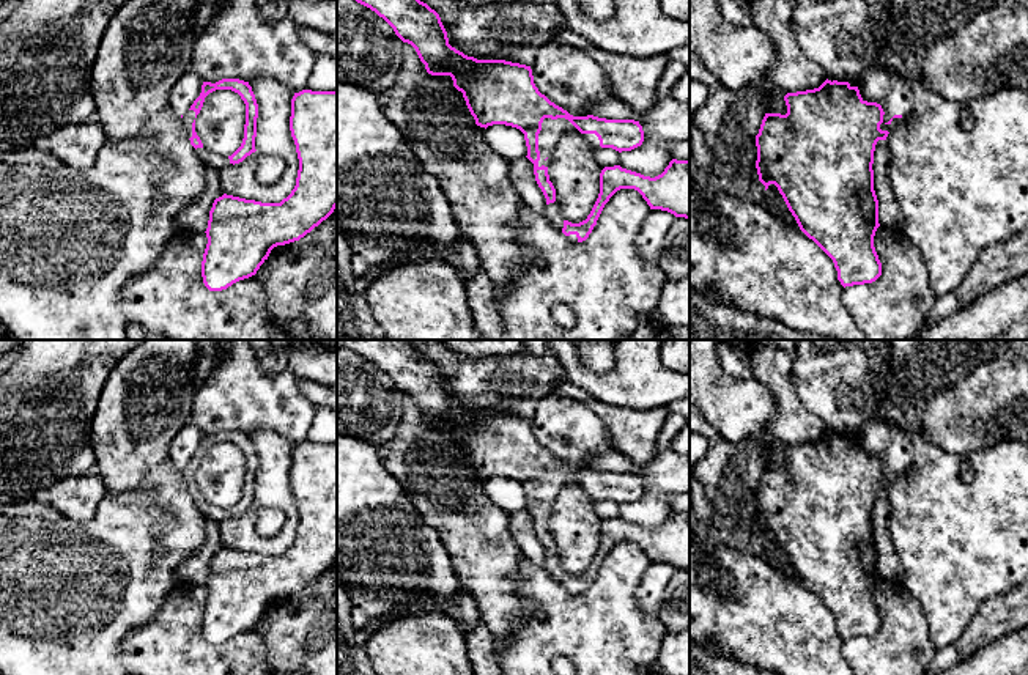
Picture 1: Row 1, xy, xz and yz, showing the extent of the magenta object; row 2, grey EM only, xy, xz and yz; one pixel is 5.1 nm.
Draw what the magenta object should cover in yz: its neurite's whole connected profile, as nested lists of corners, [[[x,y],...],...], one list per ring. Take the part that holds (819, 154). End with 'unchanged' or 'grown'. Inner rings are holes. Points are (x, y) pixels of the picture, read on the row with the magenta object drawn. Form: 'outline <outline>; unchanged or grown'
outline [[[826,79],[814,90],[787,93],[784,101],[787,113],[765,113],[756,135],[759,181],[765,190],[770,184],[778,187],[800,230],[833,260],[838,280],[844,288],[872,283],[882,275],[882,263],[874,247],[874,236],[880,227],[878,200],[874,190],[874,151],[877,142],[886,140],[905,113],[894,115],[885,123],[880,104],[867,102],[858,87],[834,79]]]; grown

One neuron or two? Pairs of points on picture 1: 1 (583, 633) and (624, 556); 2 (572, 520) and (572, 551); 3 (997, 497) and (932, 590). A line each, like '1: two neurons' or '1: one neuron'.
1: one neuron
2: one neuron
3: one neuron

